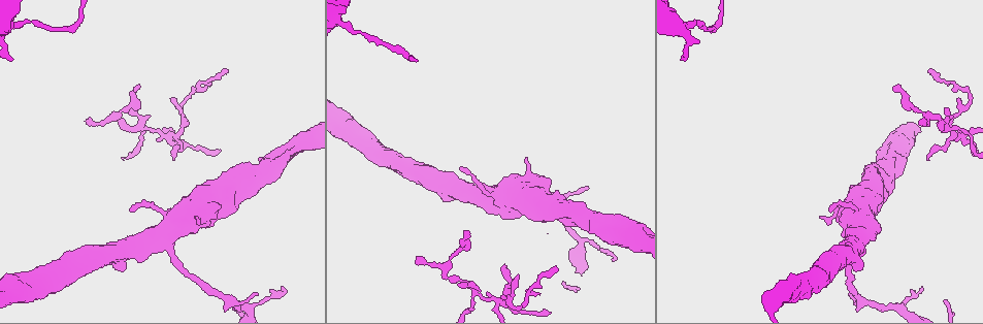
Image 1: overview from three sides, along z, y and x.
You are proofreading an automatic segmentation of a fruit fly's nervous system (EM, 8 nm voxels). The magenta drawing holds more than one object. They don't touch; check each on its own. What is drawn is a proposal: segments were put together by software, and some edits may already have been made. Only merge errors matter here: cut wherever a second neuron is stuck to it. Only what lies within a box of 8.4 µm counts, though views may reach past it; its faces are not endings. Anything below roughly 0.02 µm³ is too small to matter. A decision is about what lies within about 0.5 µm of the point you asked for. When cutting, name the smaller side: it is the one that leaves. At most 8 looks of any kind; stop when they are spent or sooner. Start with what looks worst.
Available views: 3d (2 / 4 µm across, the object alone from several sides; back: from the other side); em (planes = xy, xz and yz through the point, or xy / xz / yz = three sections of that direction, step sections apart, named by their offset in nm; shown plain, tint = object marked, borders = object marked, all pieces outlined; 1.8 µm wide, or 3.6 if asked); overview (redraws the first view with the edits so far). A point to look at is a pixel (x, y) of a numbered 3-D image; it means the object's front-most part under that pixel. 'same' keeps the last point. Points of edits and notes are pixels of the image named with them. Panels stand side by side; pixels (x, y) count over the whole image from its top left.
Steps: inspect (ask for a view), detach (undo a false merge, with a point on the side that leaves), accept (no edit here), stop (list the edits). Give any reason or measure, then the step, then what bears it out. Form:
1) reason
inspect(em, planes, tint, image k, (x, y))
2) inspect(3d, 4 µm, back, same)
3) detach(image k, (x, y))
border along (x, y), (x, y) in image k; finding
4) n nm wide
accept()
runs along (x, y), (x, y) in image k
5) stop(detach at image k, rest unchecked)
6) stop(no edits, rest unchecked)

narrows sharply
inspect(3d, 2 µm, image 1, (922, 113))

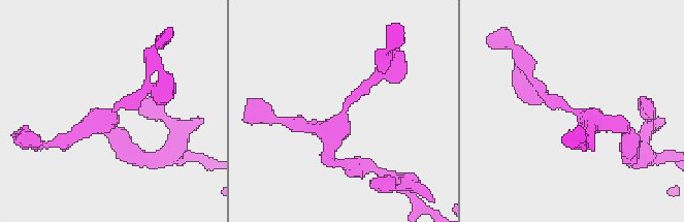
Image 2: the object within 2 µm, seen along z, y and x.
inspect(em, planes, borders, image 2, (116, 107))

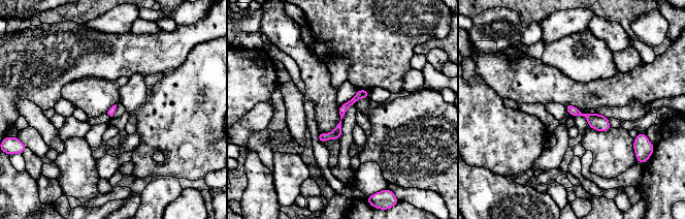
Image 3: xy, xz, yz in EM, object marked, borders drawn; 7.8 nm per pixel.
accept()
runs along (366, 93), (343, 110), (338, 128), (322, 138) in image 3; all the same neuron

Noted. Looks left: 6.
calibre changes
inspect(3d, 4 µm, image 1, (511, 196))

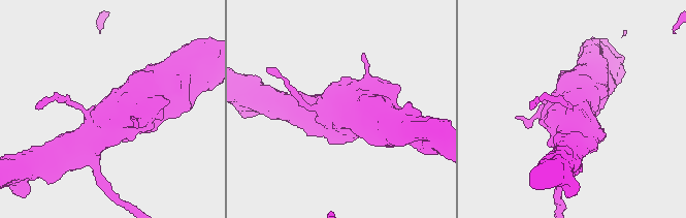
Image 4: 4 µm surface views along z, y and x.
inspect(em, 3.6 µm, planes, tint, image 4, (573, 117))

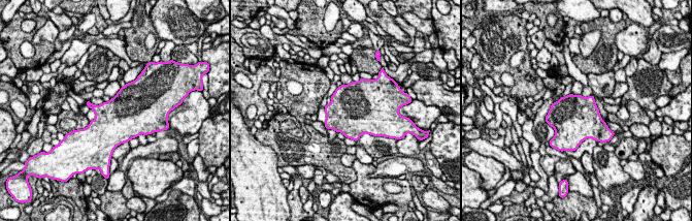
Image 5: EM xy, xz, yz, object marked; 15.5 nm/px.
accept()
continuous, no second neuron

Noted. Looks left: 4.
sudden change in width
inspect(3d, 4 µm, image 1, (342, 23))

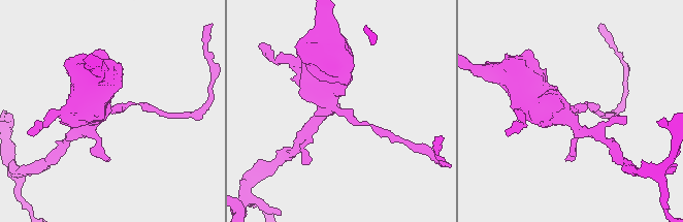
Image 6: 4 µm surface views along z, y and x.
need the tissue
inspect(em, 3.6 µm, planes, borders, image 6, (343, 111))

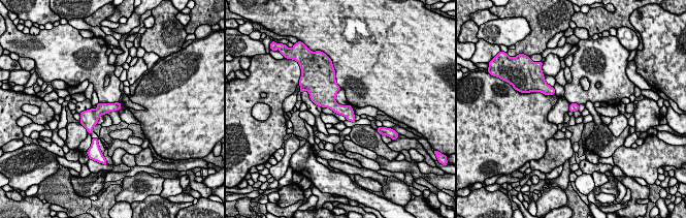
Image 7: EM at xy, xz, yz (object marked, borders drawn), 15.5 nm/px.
130 nm wide
accept()
continuous, no second neuron

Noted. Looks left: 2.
stop(no edits, rest unchecked)

